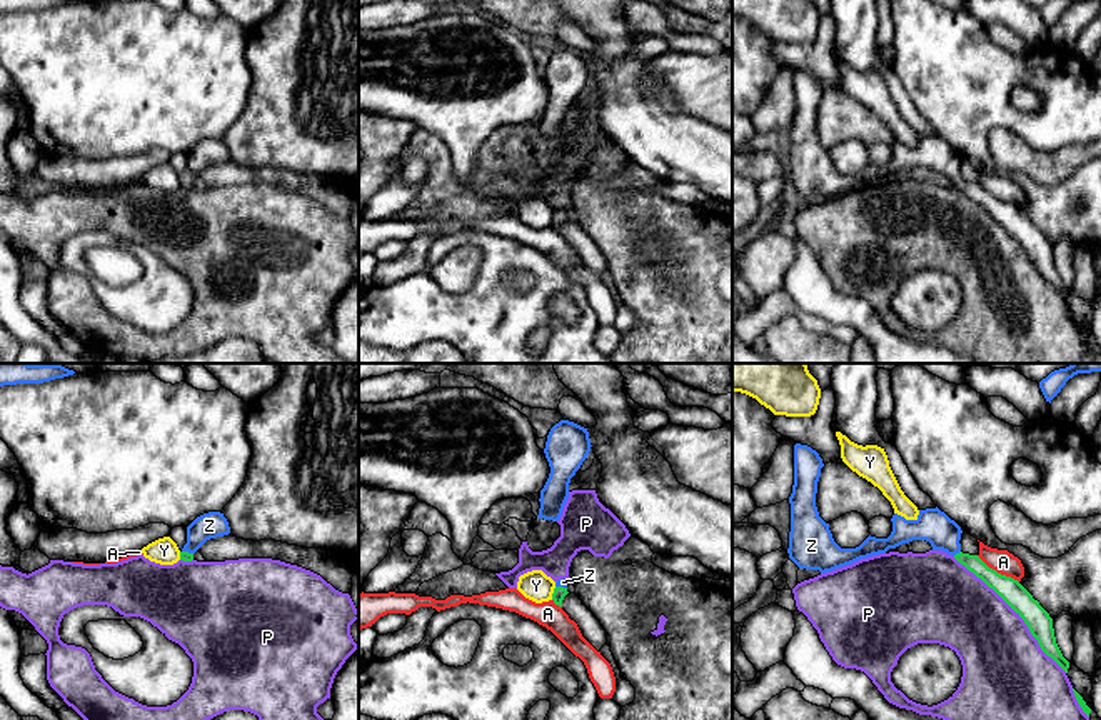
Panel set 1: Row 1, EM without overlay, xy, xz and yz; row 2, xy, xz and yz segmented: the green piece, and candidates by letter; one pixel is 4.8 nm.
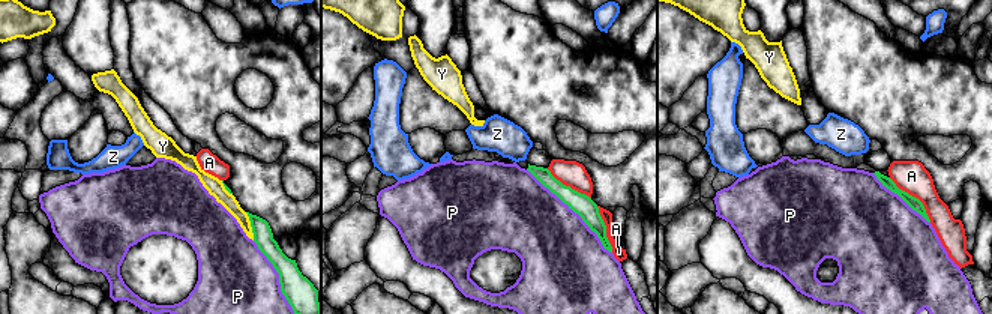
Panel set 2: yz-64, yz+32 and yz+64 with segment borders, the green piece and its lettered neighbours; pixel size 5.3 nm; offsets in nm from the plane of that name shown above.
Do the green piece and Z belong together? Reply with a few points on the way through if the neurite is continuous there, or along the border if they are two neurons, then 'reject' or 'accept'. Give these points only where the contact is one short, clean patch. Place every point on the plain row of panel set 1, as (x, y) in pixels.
way yz (995, 207), (956, 180), (933, 152); accept

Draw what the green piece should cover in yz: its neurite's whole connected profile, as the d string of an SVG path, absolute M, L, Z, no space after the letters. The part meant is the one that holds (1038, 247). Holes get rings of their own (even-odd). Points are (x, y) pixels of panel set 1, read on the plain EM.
M794 72L794 112L789 123L791 158L789 185L806 197L821 200L851 192L861 185L886 180L912 167L926 167L933 177L953 182L961 192L993 215L1028 252L1041 277L1051 283L1066 300L1069 288L1063 283L1053 255L1053 245L1038 227L1014 205L989 195L978 182L961 178L961 153L944 138L936 135L919 137L916 147L906 147L894 140L892 158L887 165L867 163L856 175L841 175L816 133L817 108L822 85L807 72Z

